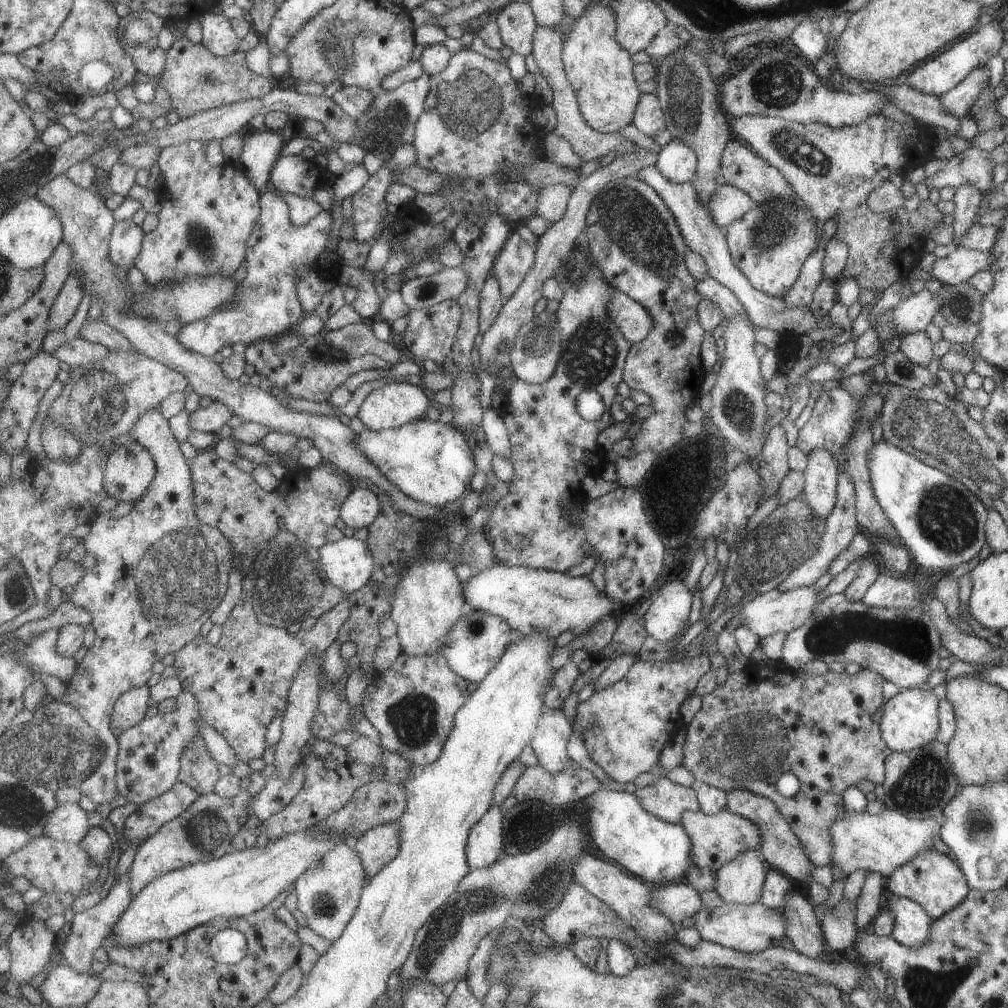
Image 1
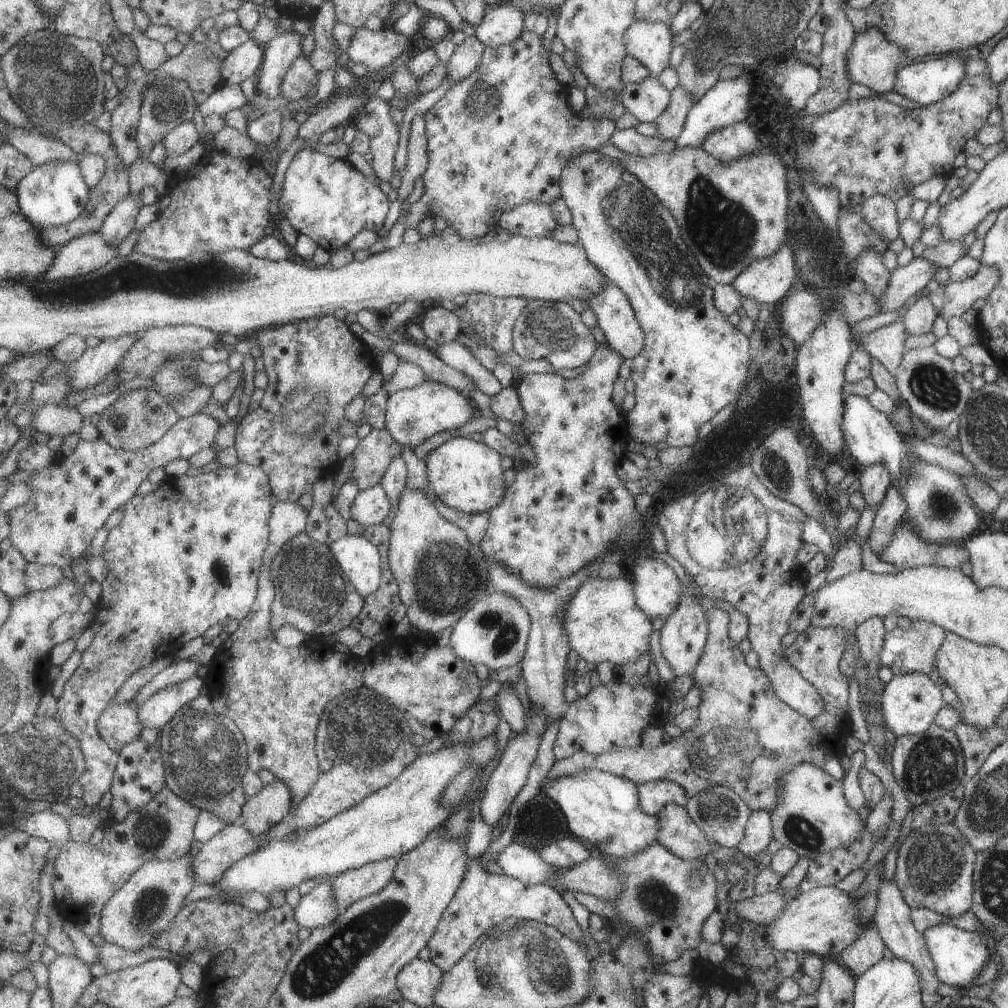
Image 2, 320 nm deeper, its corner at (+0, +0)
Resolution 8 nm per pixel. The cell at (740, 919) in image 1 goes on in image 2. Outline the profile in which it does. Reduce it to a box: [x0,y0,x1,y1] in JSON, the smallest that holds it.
[761,886,862,958]

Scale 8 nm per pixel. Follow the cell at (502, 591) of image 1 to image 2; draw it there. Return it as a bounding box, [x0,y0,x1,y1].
[563,575,651,666]

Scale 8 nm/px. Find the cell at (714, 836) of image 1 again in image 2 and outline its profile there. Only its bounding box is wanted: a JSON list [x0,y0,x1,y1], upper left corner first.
[656,803,715,859]

